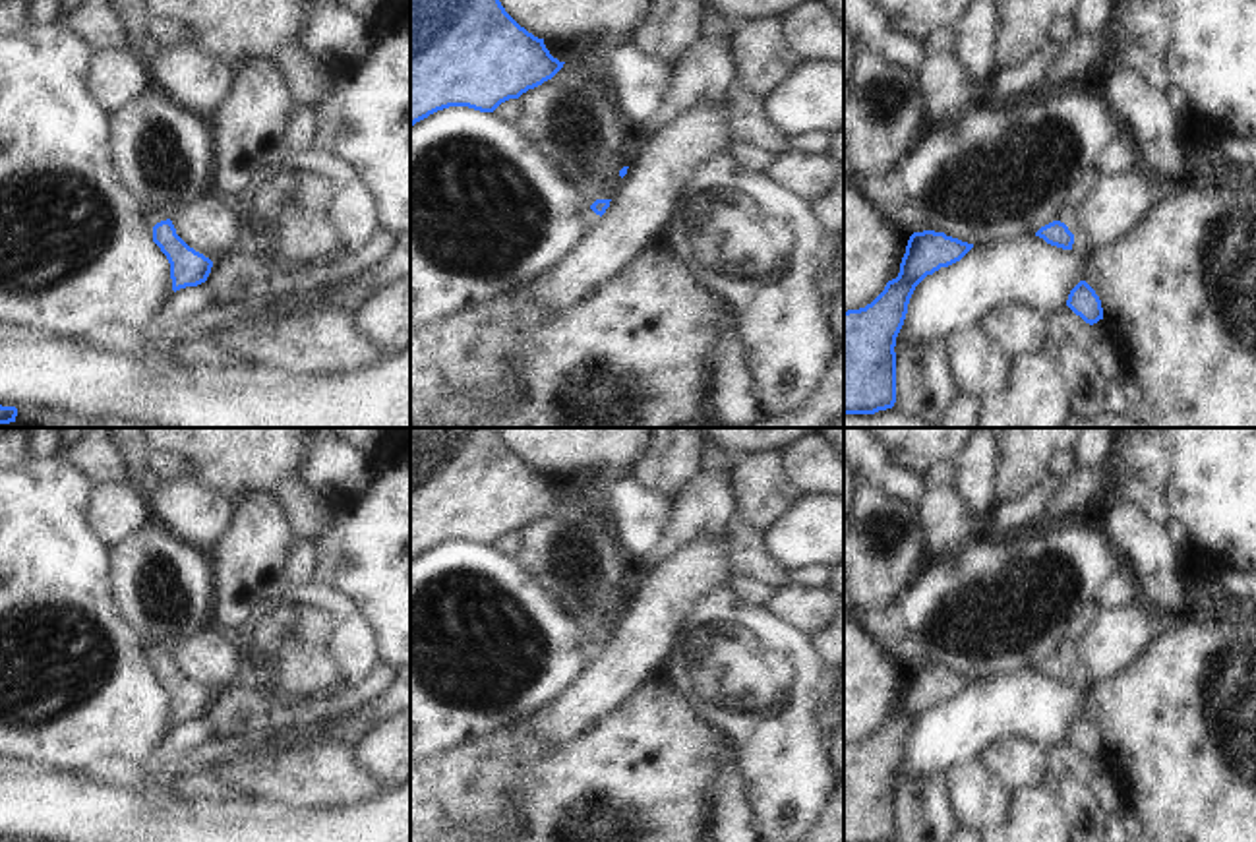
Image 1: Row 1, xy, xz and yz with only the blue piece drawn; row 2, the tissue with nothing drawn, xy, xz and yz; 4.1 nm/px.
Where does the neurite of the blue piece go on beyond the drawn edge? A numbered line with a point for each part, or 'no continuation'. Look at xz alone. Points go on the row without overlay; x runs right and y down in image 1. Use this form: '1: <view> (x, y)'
1: xz (589, 651)

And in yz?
1: yz (1090, 612)

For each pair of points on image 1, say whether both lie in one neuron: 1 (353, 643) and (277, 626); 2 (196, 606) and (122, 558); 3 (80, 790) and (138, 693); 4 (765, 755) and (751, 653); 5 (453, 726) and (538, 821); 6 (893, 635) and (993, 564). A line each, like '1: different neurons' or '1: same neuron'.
1: same neuron
2: same neuron
3: different neurons
4: same neuron
5: different neurons
6: same neuron

